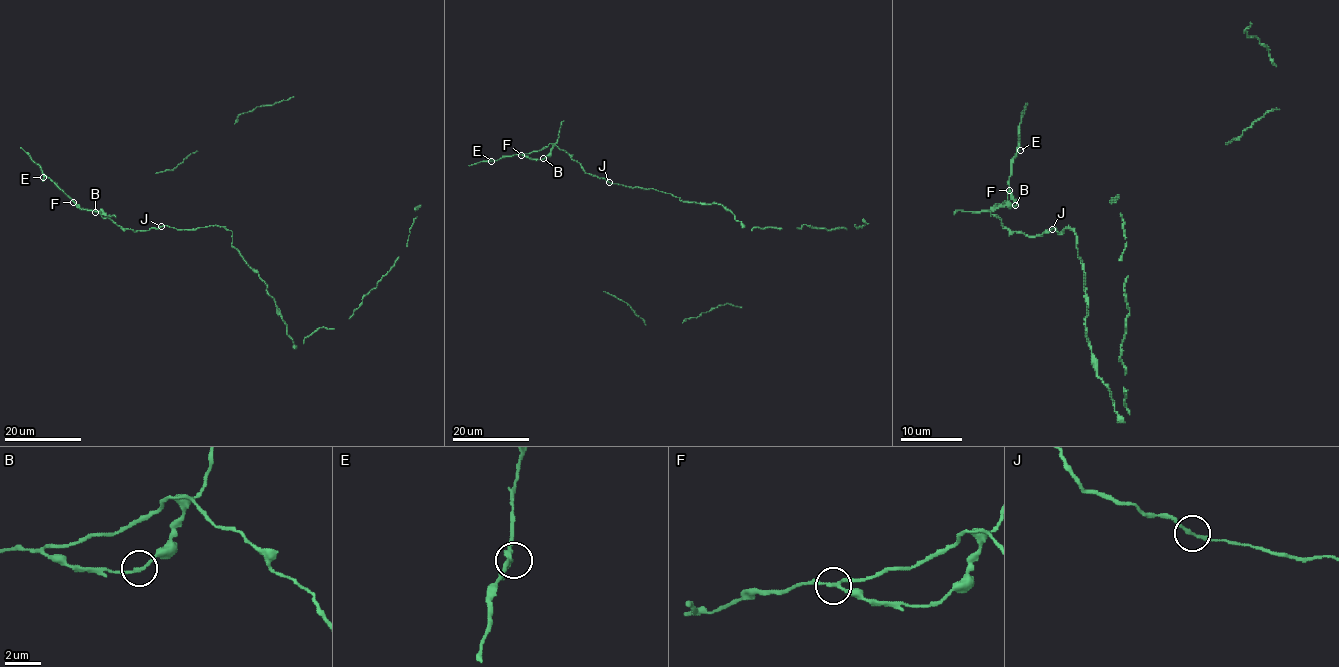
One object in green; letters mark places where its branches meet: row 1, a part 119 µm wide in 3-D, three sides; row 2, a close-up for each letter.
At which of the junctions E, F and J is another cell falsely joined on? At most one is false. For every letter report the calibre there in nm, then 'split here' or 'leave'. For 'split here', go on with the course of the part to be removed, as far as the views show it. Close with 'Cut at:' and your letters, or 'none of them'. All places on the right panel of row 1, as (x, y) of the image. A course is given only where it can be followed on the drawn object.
E: calibre 200 nm; leave
F: calibre 150 nm; split here; course (1009, 190), (1017, 201), (1015, 205), (998, 205), (991, 211), (958, 210), (954, 214)
J: calibre 180 nm; leave
Cut at: F

